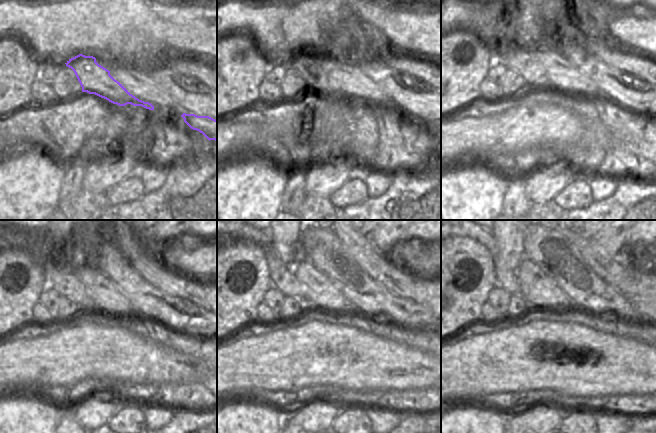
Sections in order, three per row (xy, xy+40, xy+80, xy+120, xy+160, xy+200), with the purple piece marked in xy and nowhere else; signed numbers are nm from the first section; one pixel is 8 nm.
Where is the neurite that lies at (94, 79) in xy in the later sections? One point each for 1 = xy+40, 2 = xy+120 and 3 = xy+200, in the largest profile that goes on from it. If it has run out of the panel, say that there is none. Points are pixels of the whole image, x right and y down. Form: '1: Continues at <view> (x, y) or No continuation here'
1: Continues at xy+40 (311, 71)
2: Continues at xy+120 (58, 277)
3: Continues at xy+200 (506, 278).

